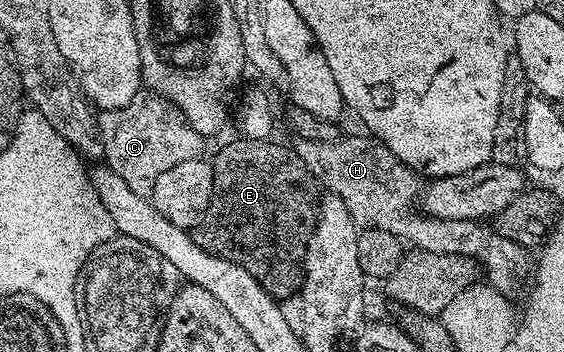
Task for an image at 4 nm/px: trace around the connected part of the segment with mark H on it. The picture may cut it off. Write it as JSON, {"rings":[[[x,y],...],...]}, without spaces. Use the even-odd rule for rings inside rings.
{"rings":[[[371,135],[363,136],[341,136],[334,141],[297,140],[294,145],[297,155],[302,159],[302,163],[306,163],[306,167],[310,167],[317,182],[329,194],[340,197],[342,203],[346,203],[346,211],[350,211],[357,230],[381,229],[382,231],[390,231],[390,235],[394,235],[409,246],[418,249],[434,251],[438,255],[471,257],[473,261],[478,263],[483,276],[484,273],[488,276],[485,278],[487,284],[491,285],[492,288],[505,295],[513,295],[512,293],[518,292],[520,284],[527,277],[529,280],[534,269],[533,258],[528,258],[531,257],[529,250],[502,235],[498,235],[496,228],[484,221],[443,221],[437,217],[428,216],[427,213],[418,208],[418,202],[422,197],[422,181],[418,174],[410,167],[406,167],[406,163],[398,160],[394,151],[387,149],[381,141],[376,140]]]}

